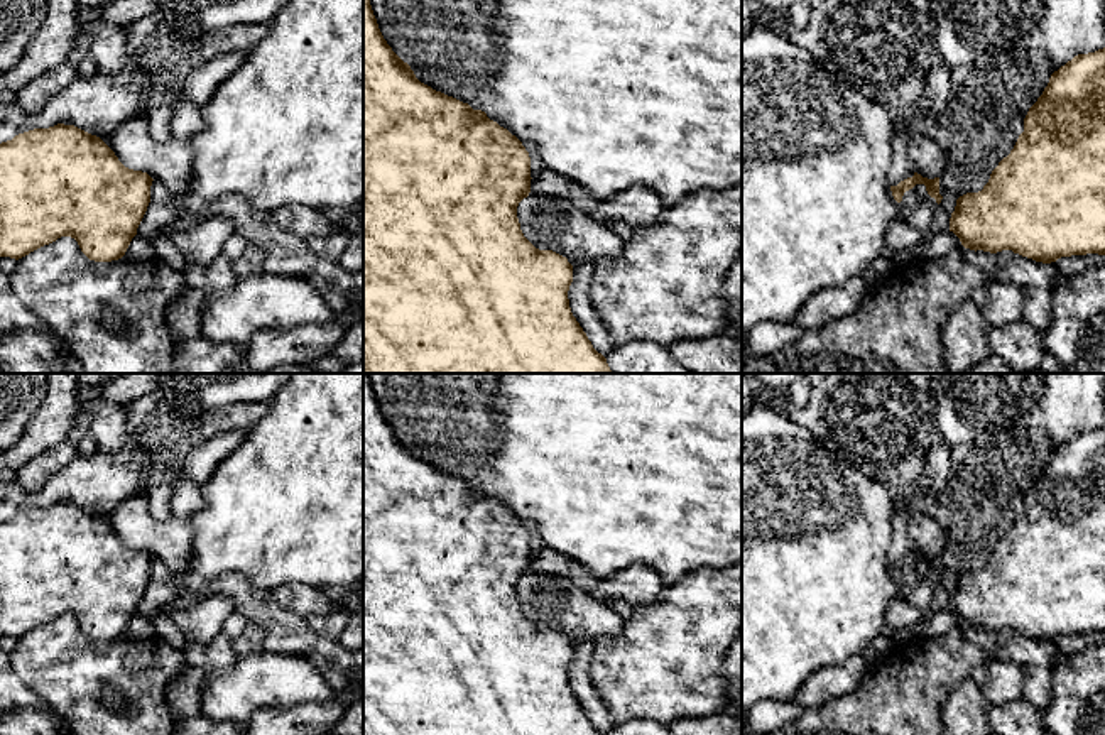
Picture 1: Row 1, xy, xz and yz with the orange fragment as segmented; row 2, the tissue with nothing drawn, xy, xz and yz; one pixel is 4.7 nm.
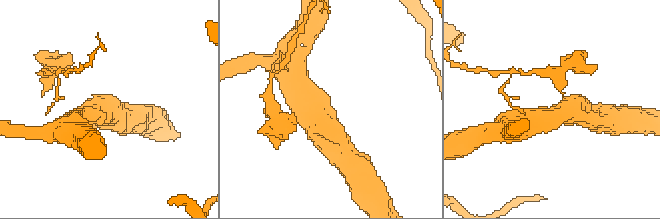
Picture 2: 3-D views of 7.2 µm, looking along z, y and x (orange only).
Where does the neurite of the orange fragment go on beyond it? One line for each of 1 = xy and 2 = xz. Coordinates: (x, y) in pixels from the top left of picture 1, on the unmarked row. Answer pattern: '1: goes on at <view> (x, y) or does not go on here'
1: does not go on here
2: does not go on here

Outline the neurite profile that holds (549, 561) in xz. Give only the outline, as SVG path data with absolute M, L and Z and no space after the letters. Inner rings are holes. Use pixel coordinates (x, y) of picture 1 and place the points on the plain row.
M542 547L539 556L531 558L531 569L563 576L574 586L588 593L596 586L600 580L574 559L547 547Z

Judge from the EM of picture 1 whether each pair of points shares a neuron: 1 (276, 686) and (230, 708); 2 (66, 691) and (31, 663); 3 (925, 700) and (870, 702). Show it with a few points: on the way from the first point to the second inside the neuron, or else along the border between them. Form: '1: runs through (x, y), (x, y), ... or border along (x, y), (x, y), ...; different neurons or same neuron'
1: runs through (264, 686), (252, 686), (242, 696); same neuron
2: runs through (58, 683), (39, 664); same neuron
3: runs through (911, 700), (884, 702); same neuron

